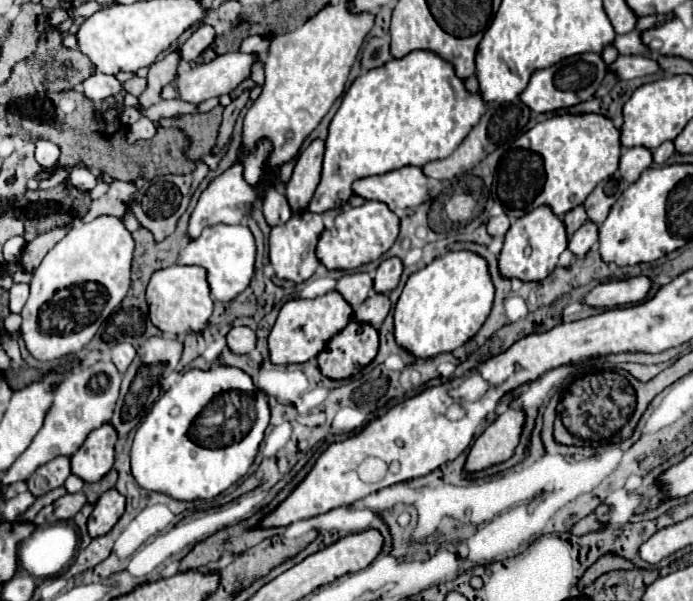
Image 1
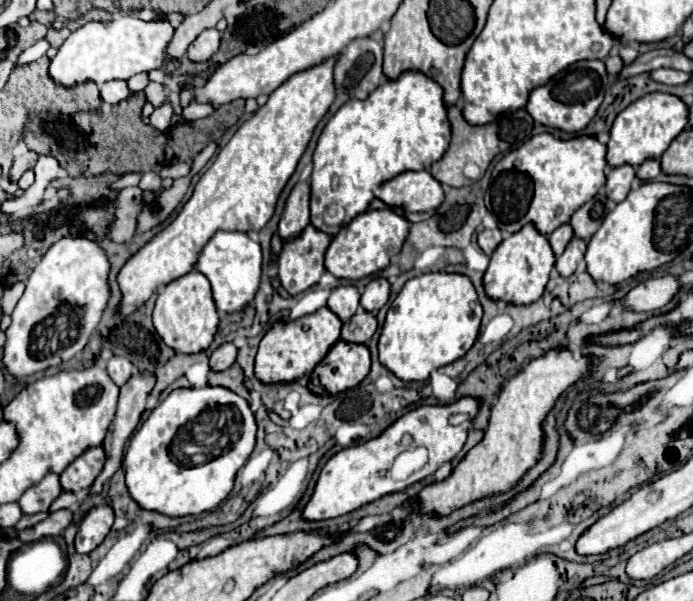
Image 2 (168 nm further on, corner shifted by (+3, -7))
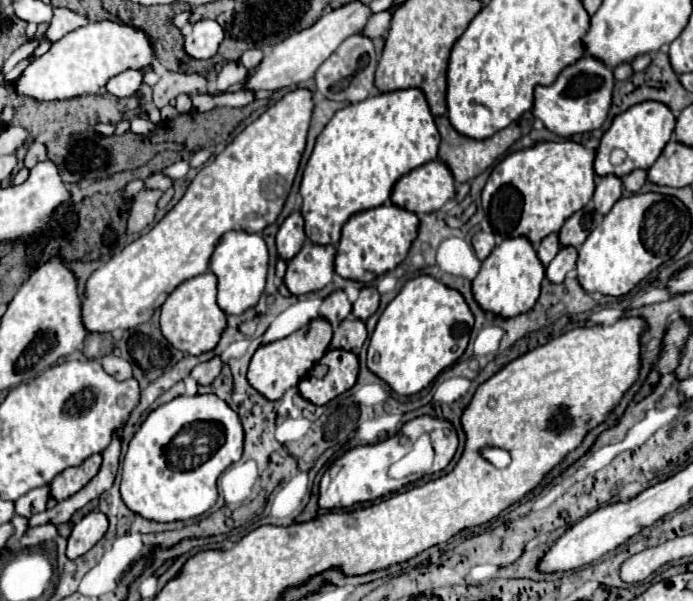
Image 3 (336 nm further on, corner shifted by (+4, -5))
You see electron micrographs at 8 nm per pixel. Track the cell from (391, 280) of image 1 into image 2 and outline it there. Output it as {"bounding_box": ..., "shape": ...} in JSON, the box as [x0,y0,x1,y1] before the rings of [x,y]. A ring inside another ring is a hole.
{"bounding_box":[360,277,390,313],"shape":[[[384,277],[372,279],[360,297],[360,305],[364,311],[376,313],[378,309],[382,309],[386,305],[388,295],[390,295],[390,283]]]}

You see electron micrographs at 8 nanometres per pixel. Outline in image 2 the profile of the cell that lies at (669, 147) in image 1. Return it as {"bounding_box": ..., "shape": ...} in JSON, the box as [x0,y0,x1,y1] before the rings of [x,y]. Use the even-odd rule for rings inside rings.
{"bounding_box":[636,159,660,181],"shape":[[[654,159],[644,161],[644,163],[636,169],[636,177],[638,177],[640,181],[650,181],[650,179],[654,179],[654,177],[658,177],[658,175],[660,175],[660,163],[654,161]]]}

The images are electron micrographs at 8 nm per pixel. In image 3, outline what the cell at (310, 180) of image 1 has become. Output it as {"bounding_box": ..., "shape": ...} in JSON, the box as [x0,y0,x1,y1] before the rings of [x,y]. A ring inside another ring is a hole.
{"bounding_box":[277,211,305,261],"shape":[[[293,211],[285,221],[283,225],[279,227],[277,231],[277,251],[279,255],[287,261],[291,259],[301,247],[303,247],[303,241],[305,241],[305,229],[303,229],[303,215],[301,211]]]}

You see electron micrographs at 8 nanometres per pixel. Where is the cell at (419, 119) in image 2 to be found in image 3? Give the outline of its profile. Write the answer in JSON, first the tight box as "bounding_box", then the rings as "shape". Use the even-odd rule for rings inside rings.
{"bounding_box":[301,89,439,245],"shape":[[[399,89],[379,93],[361,103],[353,103],[345,109],[339,109],[317,137],[315,149],[309,157],[301,181],[301,197],[303,197],[301,213],[305,219],[307,239],[319,245],[327,243],[335,245],[339,241],[341,227],[353,213],[383,205],[389,199],[395,181],[401,175],[413,171],[415,167],[421,167],[437,159],[437,149],[439,149],[439,131],[421,89]]]}

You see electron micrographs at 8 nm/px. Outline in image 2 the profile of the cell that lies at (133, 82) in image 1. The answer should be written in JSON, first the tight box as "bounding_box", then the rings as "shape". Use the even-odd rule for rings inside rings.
{"bounding_box":[146,83,168,107],"shape":[[[148,83],[148,87],[146,87],[146,97],[148,97],[148,101],[150,101],[154,107],[160,107],[160,105],[164,105],[164,103],[168,101],[166,89],[164,89],[162,83]]]}

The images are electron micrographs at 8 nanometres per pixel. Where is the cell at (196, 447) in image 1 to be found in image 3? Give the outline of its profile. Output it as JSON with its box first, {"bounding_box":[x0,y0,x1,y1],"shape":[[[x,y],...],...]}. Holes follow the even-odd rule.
{"bounding_box":[121,393,243,521],"shape":[[[215,393],[207,395],[181,395],[171,399],[165,405],[159,405],[153,409],[147,419],[141,423],[139,431],[133,435],[127,455],[123,459],[123,479],[121,479],[121,497],[125,505],[139,513],[141,517],[153,519],[153,521],[181,521],[191,519],[197,515],[203,515],[209,511],[217,499],[217,479],[219,475],[243,455],[243,425],[239,415]]]}

